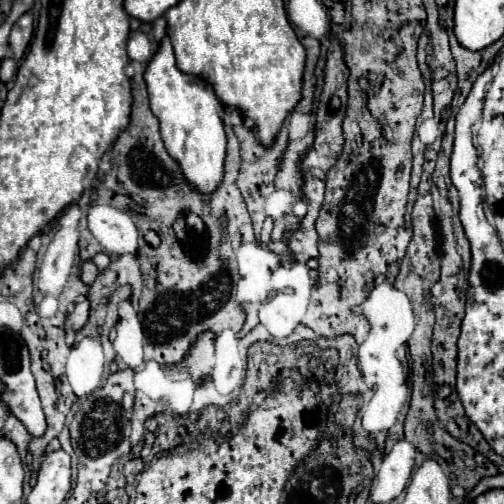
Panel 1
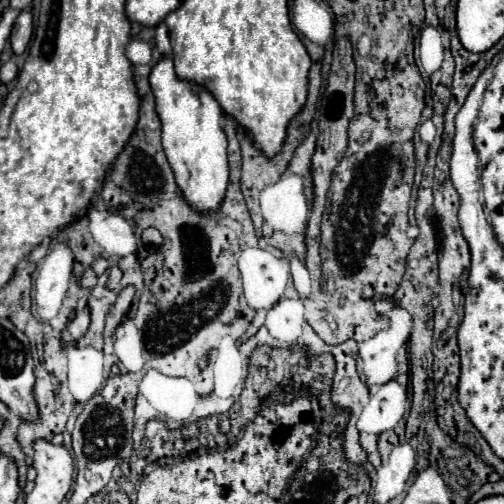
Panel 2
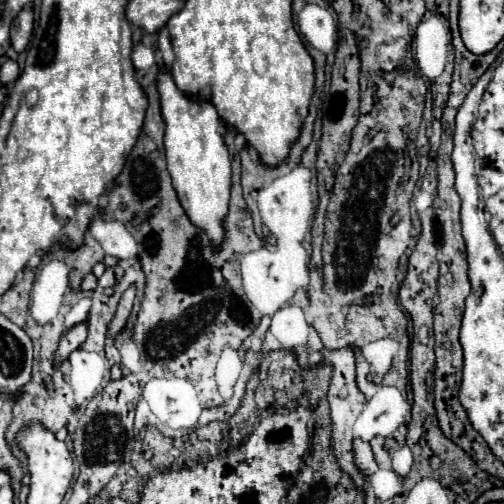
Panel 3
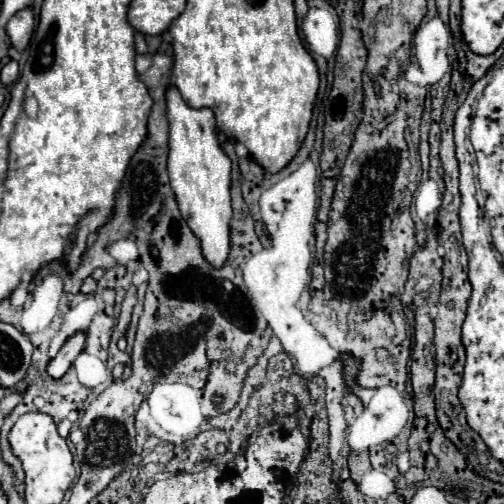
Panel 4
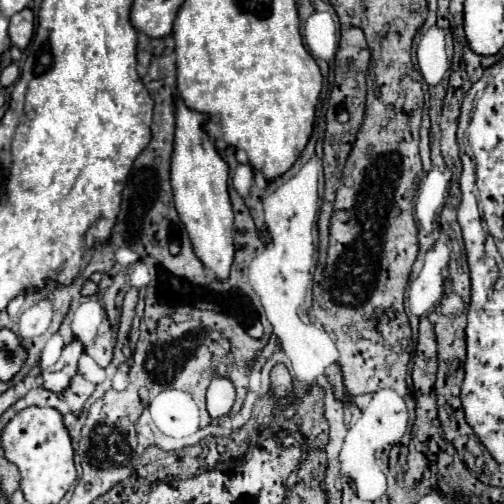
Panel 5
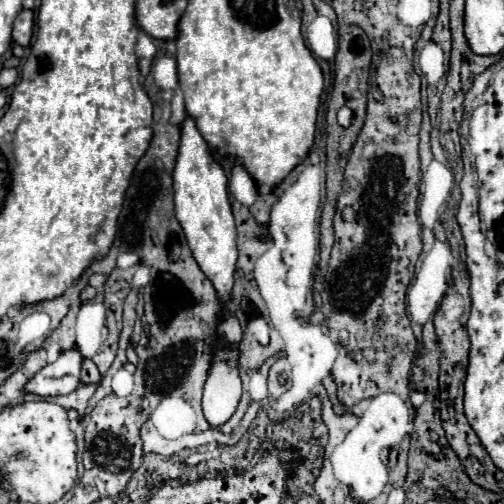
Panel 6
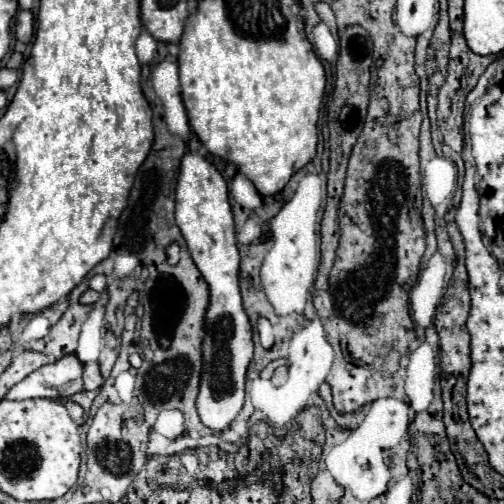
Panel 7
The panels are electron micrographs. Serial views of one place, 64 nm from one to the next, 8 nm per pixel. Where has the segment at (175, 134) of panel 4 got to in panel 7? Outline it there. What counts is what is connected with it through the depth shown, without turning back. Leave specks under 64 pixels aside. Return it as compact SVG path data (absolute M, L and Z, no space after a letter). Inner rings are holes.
M196 138L188 142L188 150L180 166L180 178L176 186L176 224L188 244L196 268L204 276L210 290L202 340L204 364L200 372L196 410L200 422L206 428L210 428L212 432L222 432L230 428L244 406L244 382L254 352L254 340L238 284L240 256L236 246L234 218L228 202L228 188L220 172L204 156L198 154L198 146L200 142Z

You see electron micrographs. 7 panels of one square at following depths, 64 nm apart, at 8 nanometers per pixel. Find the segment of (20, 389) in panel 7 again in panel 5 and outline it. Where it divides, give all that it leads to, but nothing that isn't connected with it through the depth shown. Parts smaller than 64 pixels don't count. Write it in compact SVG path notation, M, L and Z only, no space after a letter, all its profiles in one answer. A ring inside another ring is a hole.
M74 340L72 344L68 344L62 350L62 356L58 358L56 364L52 364L50 368L42 370L40 378L42 378L42 388L50 390L50 392L62 392L70 386L70 380L76 376L78 372L78 360L82 356L84 348L78 340Z

